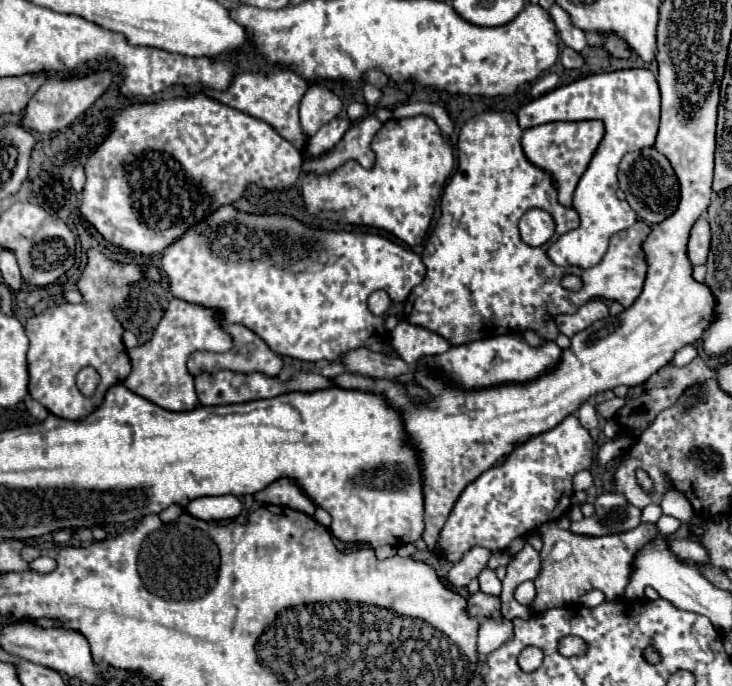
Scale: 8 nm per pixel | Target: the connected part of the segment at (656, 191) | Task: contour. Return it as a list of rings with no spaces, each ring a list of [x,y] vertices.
[[[642,148],[638,152],[628,152],[620,162],[618,182],[626,194],[626,202],[632,206],[632,210],[650,224],[658,224],[658,222],[666,220],[680,202],[678,178],[674,174],[668,158],[662,156],[656,148]]]

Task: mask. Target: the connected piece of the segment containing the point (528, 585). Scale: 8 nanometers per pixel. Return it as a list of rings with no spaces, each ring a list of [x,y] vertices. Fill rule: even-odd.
[[[522,582],[516,592],[514,592],[516,600],[522,604],[522,606],[532,606],[534,598],[536,598],[536,590],[534,590],[534,584],[532,582]]]

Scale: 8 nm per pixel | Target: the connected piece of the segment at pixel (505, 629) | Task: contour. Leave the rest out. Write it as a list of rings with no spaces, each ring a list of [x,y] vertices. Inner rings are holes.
[[[494,620],[484,622],[478,632],[478,652],[482,656],[498,650],[504,642],[512,638],[512,622],[510,620]]]

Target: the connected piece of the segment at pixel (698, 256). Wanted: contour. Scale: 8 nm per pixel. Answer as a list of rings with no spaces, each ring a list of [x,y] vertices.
[[[706,216],[698,218],[698,222],[694,222],[692,230],[690,230],[690,238],[688,238],[688,260],[696,266],[696,264],[704,264],[706,256],[710,250],[710,226]]]

